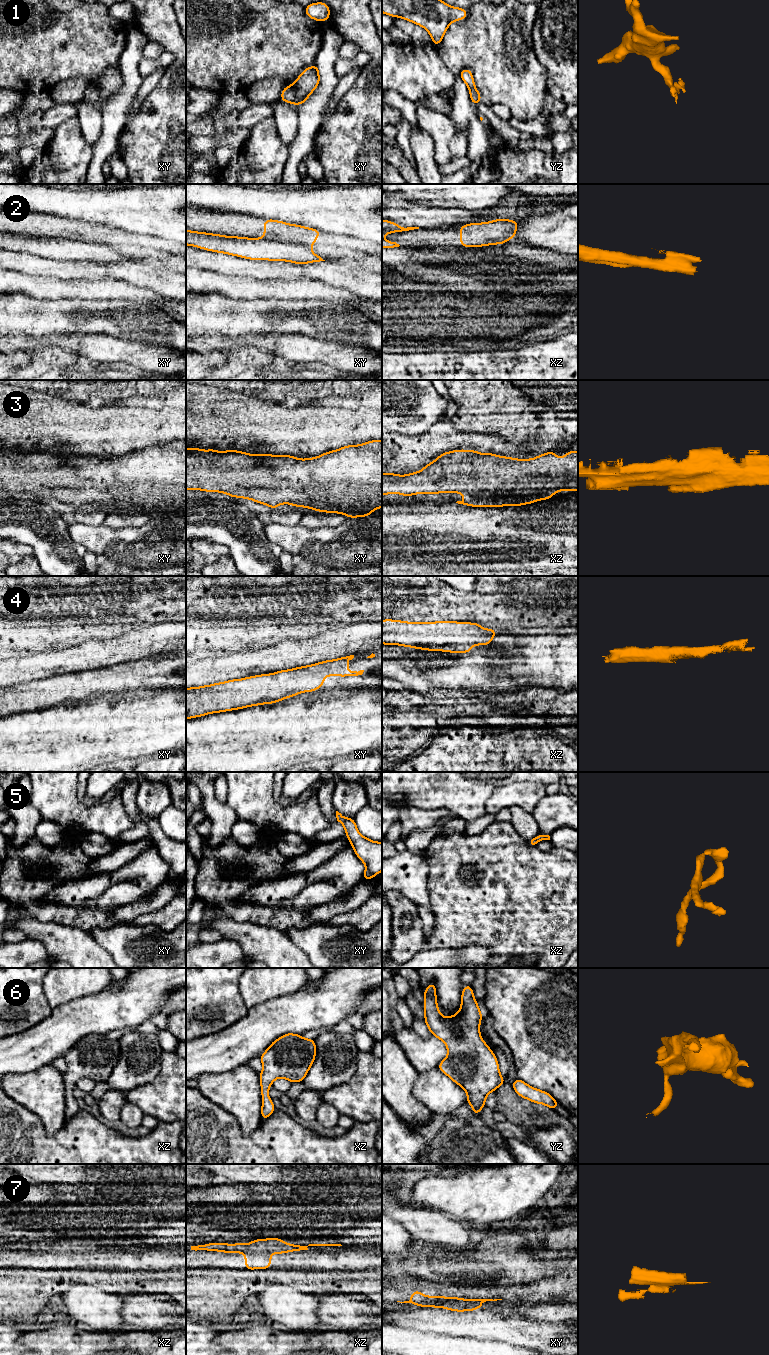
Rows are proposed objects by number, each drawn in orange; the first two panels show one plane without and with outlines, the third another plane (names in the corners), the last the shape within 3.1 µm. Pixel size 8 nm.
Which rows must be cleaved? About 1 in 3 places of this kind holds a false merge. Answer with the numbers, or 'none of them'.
2, 7

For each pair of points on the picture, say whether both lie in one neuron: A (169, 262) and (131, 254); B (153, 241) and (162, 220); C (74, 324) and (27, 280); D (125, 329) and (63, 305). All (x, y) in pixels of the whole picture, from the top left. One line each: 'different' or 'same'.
A: same
B: different
C: different
D: same

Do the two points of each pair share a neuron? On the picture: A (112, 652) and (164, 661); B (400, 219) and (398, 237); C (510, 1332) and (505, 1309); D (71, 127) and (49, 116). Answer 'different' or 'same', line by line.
A: different
B: different
C: different
D: different

